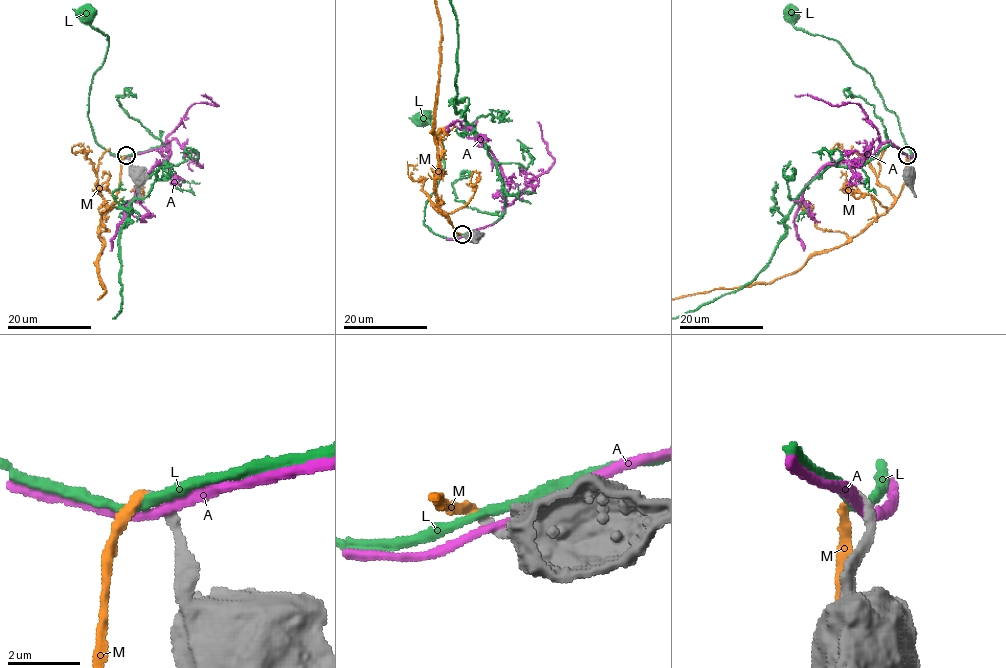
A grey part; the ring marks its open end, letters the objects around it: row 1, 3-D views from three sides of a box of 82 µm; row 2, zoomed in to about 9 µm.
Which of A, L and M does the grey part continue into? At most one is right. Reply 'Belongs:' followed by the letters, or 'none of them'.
Belongs: M

